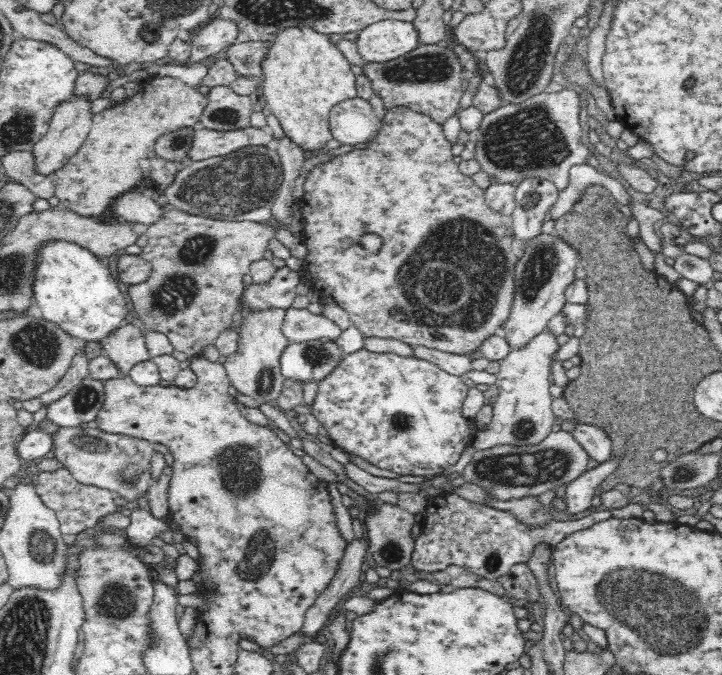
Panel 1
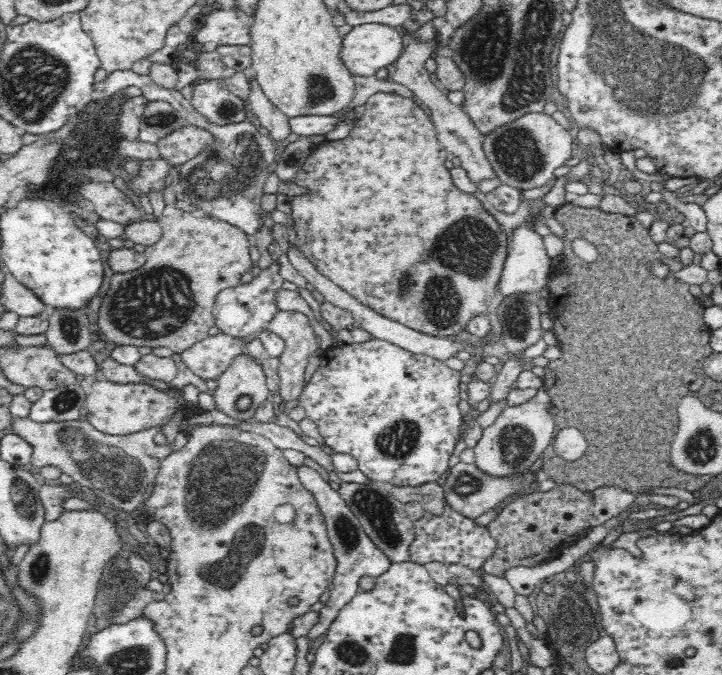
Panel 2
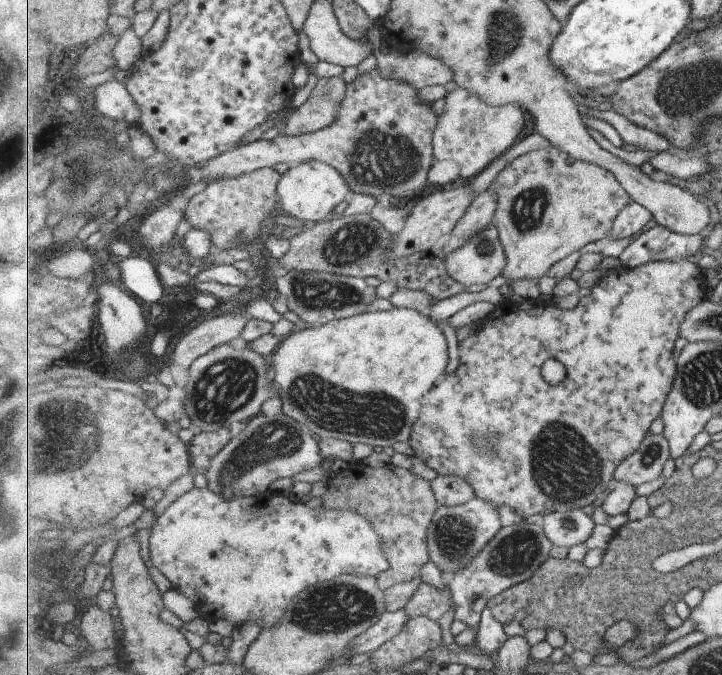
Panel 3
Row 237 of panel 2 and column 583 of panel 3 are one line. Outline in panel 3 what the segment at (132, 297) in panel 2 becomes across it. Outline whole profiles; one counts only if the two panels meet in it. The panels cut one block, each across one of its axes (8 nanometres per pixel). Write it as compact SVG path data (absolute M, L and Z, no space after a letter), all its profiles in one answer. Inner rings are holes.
M552 144L512 160L495 176L490 187L493 187L499 202L492 224L499 231L508 257L502 275L509 282L543 278L557 262L607 238L617 216L634 201L609 169L575 160Z

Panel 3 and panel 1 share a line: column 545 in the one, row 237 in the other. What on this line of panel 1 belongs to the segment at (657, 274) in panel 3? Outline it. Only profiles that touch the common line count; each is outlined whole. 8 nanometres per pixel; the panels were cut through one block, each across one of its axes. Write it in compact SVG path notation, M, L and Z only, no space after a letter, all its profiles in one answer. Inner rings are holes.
M406 107L386 110L379 131L364 149L354 149L349 153L334 156L326 163L316 165L303 183L304 195L299 203L303 216L304 229L302 242L308 249L303 260L303 270L307 286L319 292L322 298L340 305L348 312L353 327L364 338L392 338L400 340L411 348L422 346L449 354L467 355L480 349L484 340L502 333L504 324L511 314L514 291L514 268L517 263L512 242L516 236L509 221L498 211L492 209L485 199L485 190L476 186L472 177L462 174L454 163L456 147L445 137L442 125L433 122L428 116L418 114ZM364 234L378 234L382 238L382 248L372 254L364 246L342 246L342 244L360 244Z

